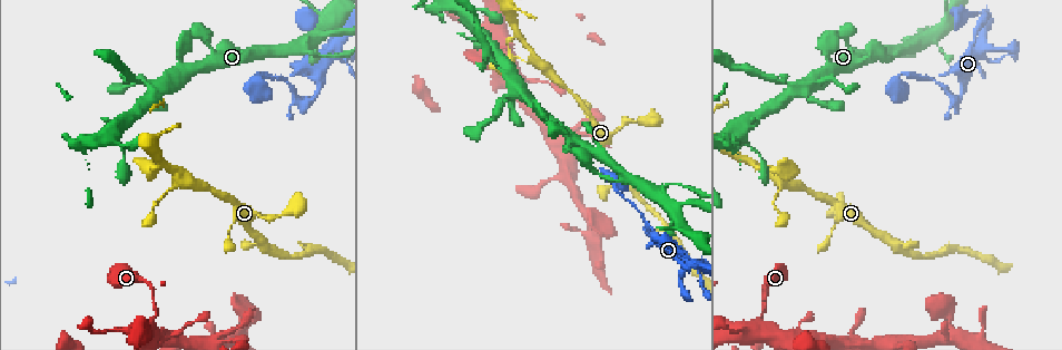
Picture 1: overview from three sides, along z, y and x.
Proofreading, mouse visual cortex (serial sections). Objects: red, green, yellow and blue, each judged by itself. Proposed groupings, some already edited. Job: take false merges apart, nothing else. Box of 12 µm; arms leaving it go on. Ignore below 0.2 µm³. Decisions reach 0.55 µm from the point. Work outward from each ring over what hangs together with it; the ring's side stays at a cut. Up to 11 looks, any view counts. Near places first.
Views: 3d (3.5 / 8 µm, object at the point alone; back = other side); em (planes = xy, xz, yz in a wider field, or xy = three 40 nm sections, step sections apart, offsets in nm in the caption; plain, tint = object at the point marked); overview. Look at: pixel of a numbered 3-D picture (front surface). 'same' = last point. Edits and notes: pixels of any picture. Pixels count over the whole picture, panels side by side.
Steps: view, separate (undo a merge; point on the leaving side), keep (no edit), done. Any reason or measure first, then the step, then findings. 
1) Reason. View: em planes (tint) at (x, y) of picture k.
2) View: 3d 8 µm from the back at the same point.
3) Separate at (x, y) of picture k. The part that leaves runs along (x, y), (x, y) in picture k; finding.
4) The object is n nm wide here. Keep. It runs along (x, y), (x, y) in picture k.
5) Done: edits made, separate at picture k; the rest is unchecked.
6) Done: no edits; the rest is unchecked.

Calibre changes. View: 3d 8 µm at (635, 190) of picture 1.

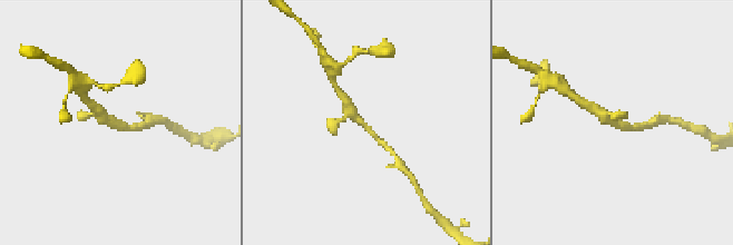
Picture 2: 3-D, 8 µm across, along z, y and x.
View: 3d 3.5 µm from the back at (118, 124) of picture 2.

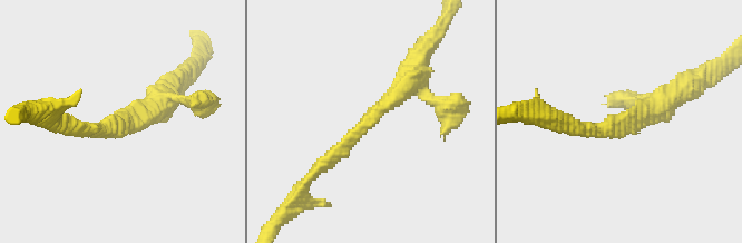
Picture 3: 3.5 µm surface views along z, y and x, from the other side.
The arms are 200, 350 nm wide. View: em xy step 3 (tint) at (375, 111) of picture 3.

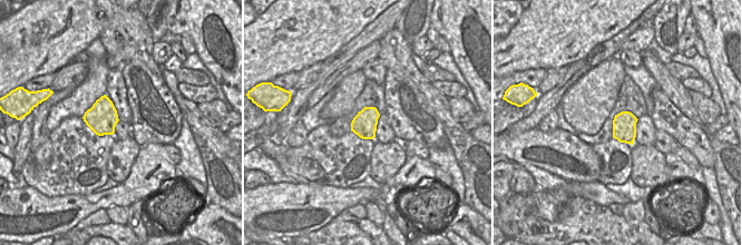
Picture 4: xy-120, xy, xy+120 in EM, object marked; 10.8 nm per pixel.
Keep. One cell here.

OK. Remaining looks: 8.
View: 3d 8 µm at (253, 323) of picture 1.

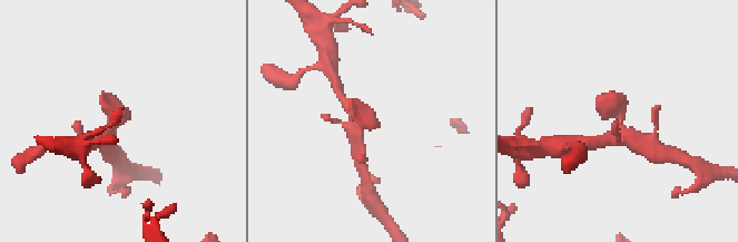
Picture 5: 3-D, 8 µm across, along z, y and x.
View: 3d 3.5 µm at (123, 121) of picture 5.

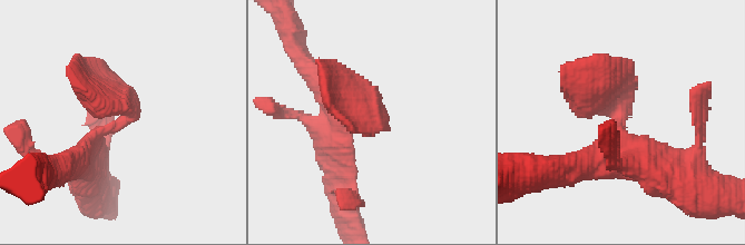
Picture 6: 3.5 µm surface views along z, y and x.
Now the EM. View: em planes (tint) at (122, 123) of picture 6.

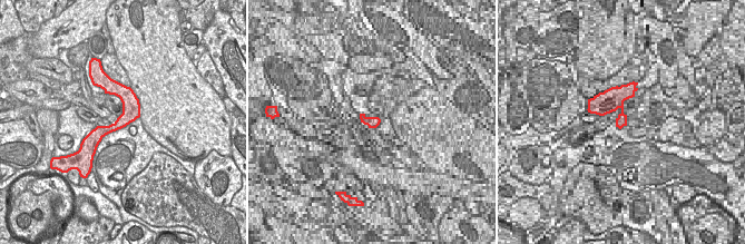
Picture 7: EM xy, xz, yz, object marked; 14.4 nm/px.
Keep. It runs along (119, 87), (127, 115), (95, 144) in picture 7; one cell here.

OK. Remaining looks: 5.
Sharp bend. View: 3d 3.5 µm at (303, 101) of picture 1.

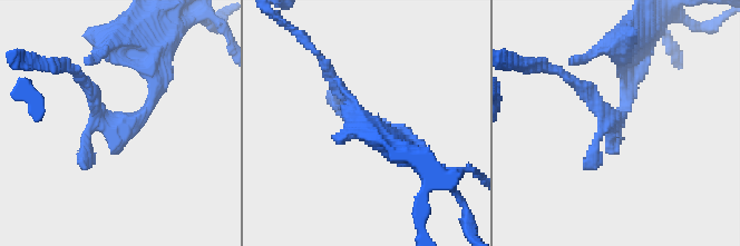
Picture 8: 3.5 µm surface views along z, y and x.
Shape alone is not enough. View: em xy step 2 (plain) at (113, 119) of picture 8.

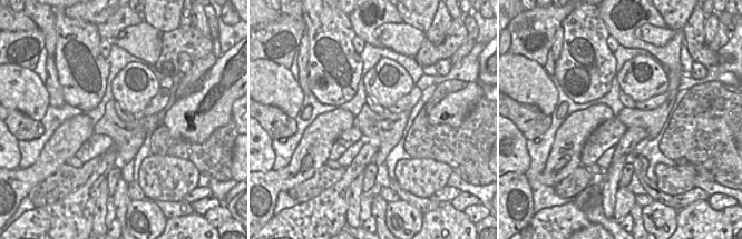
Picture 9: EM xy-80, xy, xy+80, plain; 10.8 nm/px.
View: em xy step 2 (tint) at the same point.

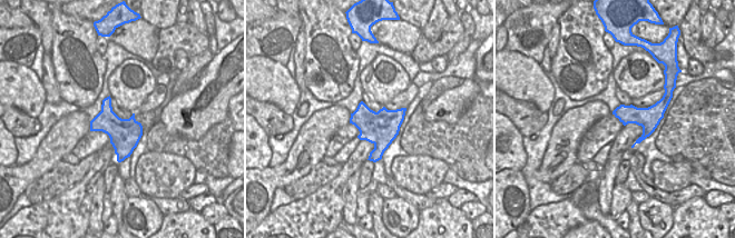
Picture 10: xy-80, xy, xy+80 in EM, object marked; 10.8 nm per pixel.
Keep. It runs along (402, 131), (358, 122), (331, 77) in picture 8; one cell here.

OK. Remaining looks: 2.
Thin neck. View: 3d 3.5 µm at (494, 59) of picture 1.

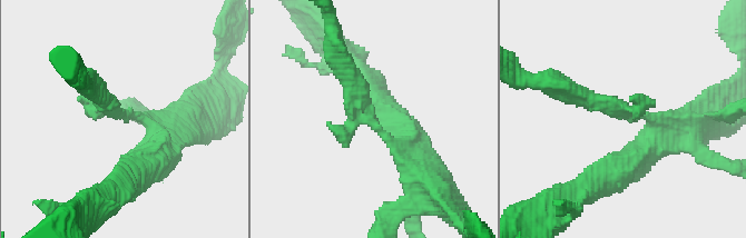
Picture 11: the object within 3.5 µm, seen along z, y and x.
Need the tissue. View: em xy step 2 (tint) at (369, 116) of picture 11.

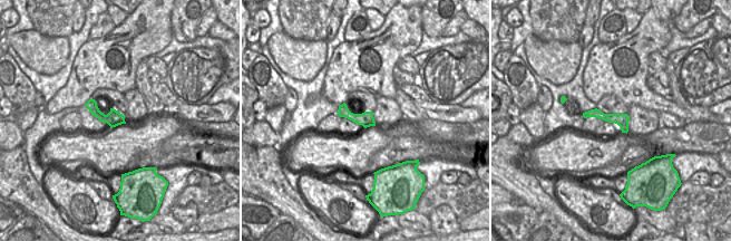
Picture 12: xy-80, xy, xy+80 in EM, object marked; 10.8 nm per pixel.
Keep. It runs along (415, 157), (371, 122), (340, 57) in picture 11; one cell here.

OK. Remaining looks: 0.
Done: no edits; the rest is unchecked.

